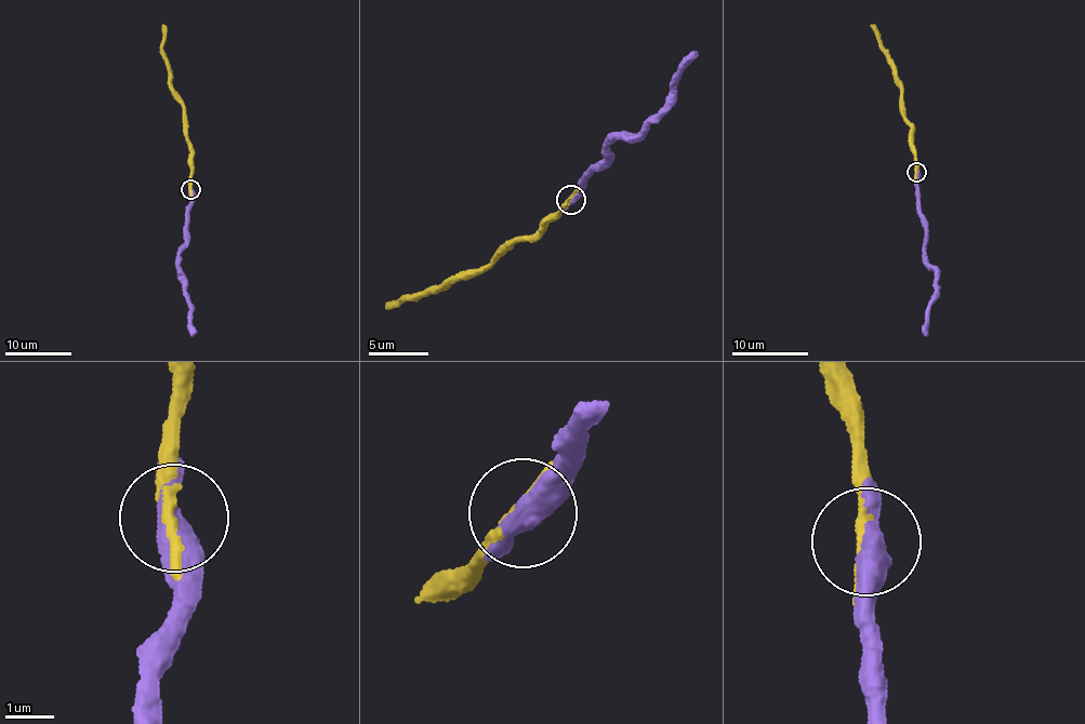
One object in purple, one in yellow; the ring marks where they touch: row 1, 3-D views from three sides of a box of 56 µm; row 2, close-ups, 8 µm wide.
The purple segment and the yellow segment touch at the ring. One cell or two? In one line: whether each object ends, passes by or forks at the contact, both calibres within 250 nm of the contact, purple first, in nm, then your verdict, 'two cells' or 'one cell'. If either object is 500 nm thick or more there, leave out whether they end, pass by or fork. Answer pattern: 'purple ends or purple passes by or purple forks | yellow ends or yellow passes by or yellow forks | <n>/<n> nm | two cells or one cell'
purple passes by | yellow passes by | 440/200 nm | one cell

